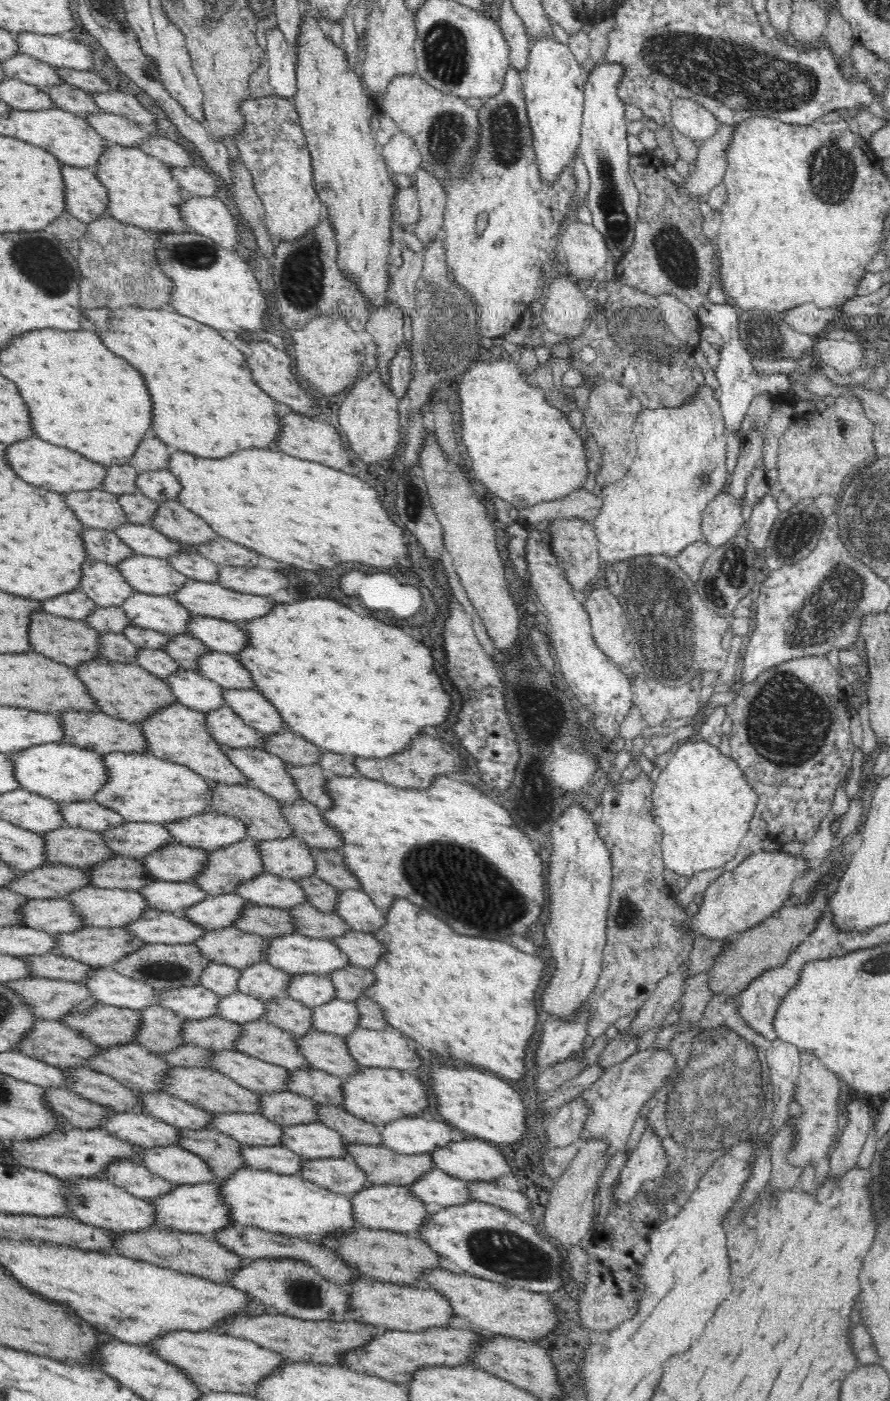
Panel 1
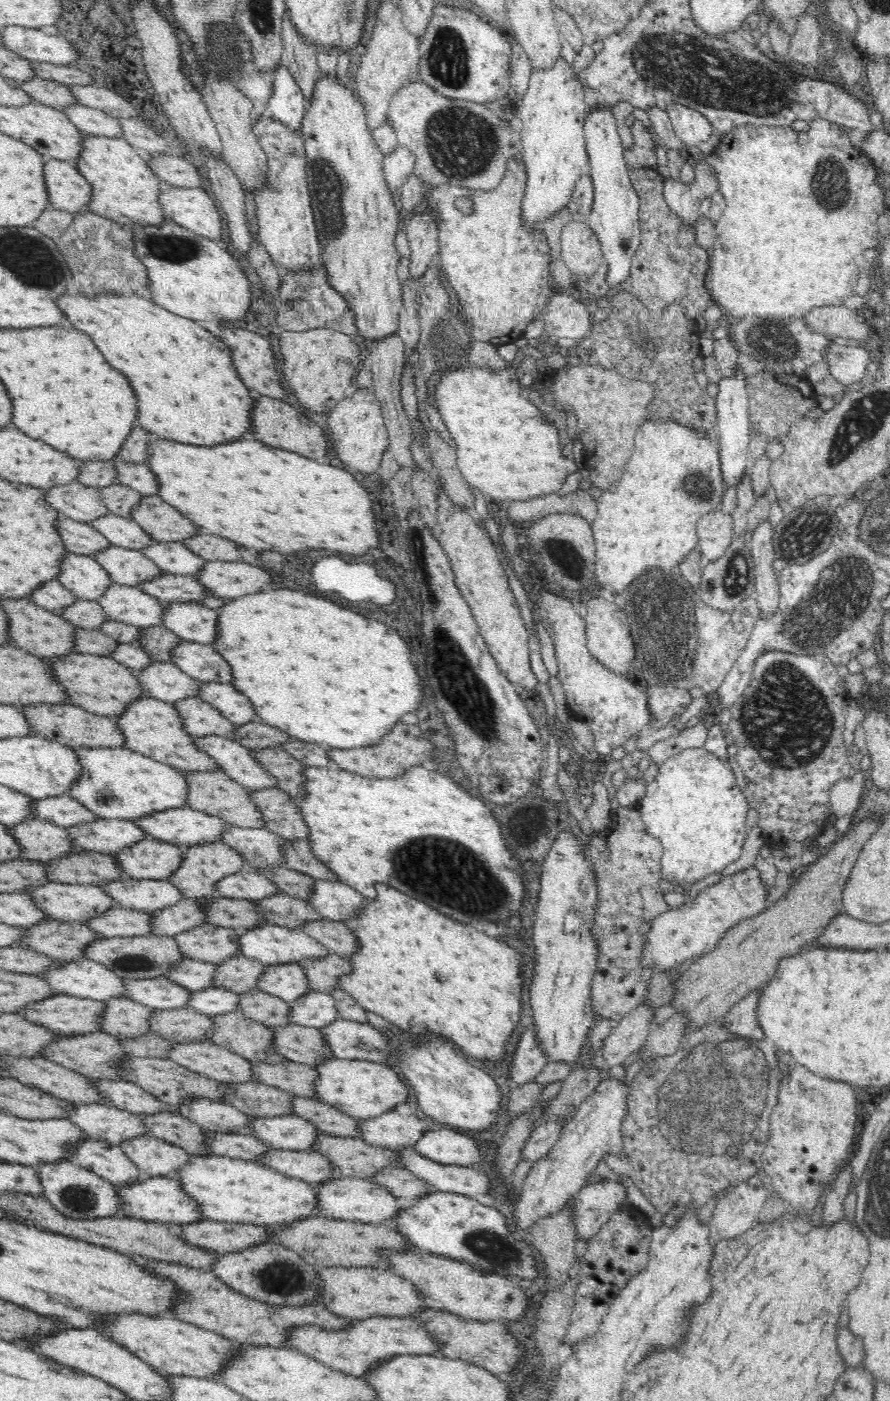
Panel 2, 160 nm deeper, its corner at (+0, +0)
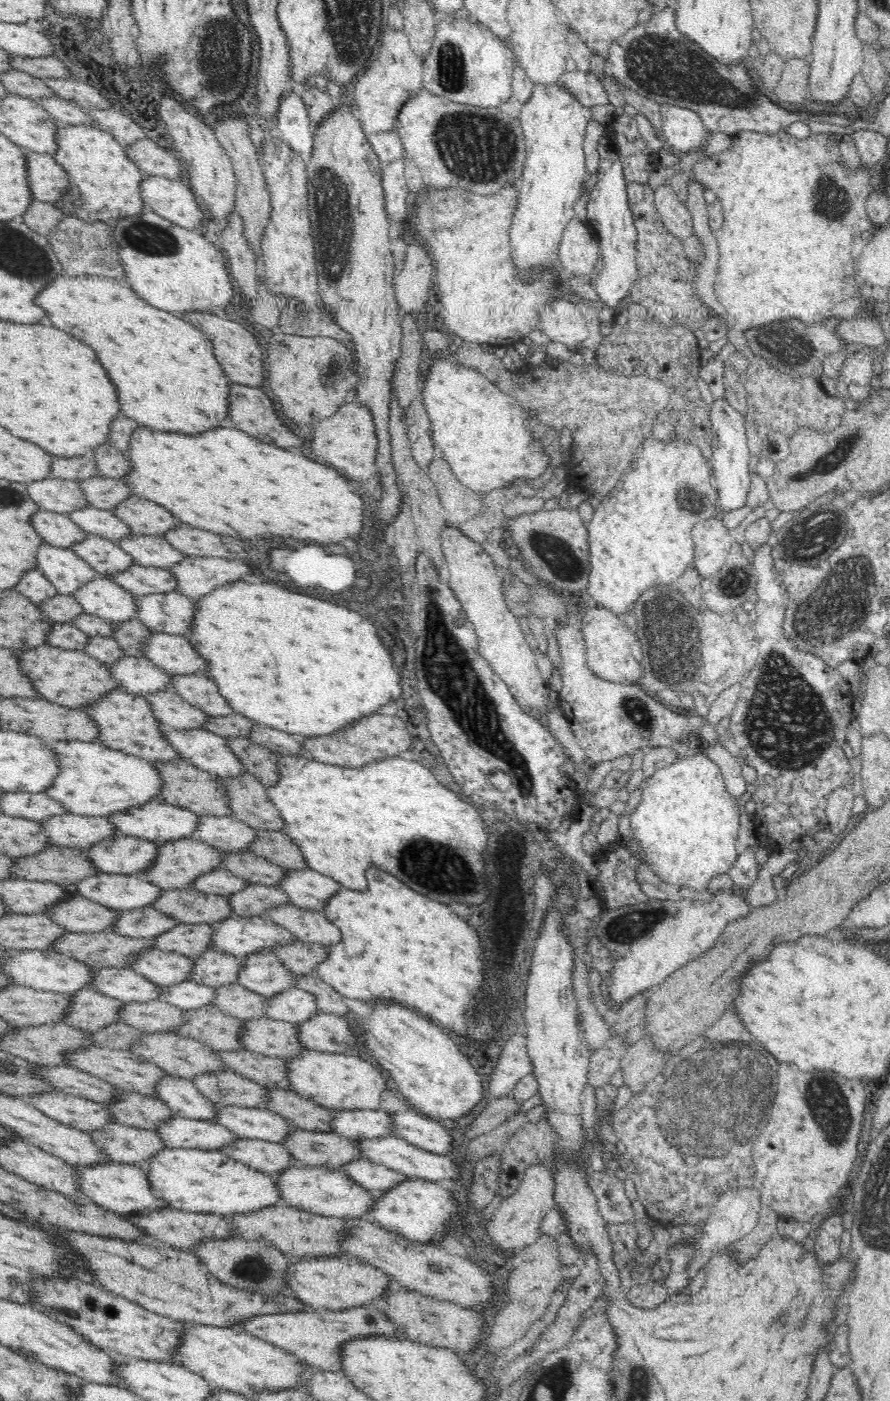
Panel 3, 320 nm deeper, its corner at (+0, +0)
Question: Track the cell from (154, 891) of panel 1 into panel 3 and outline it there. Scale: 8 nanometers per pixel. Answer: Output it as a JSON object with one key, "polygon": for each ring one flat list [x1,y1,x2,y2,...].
{"polygon":[[96,873,72,888,76,895,116,912,149,907,163,894,139,874]]}

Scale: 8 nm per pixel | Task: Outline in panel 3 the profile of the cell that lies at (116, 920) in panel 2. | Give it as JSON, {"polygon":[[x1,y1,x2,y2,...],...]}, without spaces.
{"polygon":[[80,895,53,905,45,911,55,924,74,933,100,933,110,930,118,912,91,902]]}

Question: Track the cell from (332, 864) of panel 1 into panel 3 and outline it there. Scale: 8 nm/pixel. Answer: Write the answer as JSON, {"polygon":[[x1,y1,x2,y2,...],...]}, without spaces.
{"polygon":[[254,829,254,840,250,842,247,852,252,852,268,861,279,865,282,869,308,869,298,845,290,839,288,833,270,829]]}

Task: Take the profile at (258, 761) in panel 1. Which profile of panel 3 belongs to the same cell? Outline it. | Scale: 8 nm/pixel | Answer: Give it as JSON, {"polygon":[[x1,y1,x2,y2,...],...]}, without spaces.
{"polygon":[[162,727,160,733,178,753,178,758,190,761,196,768,209,774,238,776,246,771,220,735,204,728]]}

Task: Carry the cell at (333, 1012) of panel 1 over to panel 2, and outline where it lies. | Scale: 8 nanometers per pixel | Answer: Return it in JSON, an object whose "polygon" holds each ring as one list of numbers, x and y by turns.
{"polygon":[[309,989,289,1004,288,1022,317,1029,339,1018,332,995]]}

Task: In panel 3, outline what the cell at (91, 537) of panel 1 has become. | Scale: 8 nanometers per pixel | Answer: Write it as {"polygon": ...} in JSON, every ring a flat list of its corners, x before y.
{"polygon":[[38,508,31,516,31,526,44,543,70,549,70,544,84,540,84,533,66,514]]}

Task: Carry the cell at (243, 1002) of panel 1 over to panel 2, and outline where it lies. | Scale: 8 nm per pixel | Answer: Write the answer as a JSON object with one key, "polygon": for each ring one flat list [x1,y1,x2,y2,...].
{"polygon":[[208,986,204,990,190,991,185,1007,208,1016,230,1014,237,1011,239,997,235,992,221,987]]}

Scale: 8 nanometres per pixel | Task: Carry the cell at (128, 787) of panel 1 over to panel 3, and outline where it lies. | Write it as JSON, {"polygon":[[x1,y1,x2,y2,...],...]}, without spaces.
{"polygon":[[51,741,50,749,58,763,58,774,44,793,60,803,68,813,106,817,156,800,162,777,152,762,108,748,100,742]]}

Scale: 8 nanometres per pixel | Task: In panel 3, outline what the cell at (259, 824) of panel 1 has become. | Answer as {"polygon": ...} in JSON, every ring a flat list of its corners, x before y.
{"polygon":[[180,758,156,760,152,762,152,765,158,769,160,777,162,777,162,788,156,794,156,800,195,812,197,815,230,817,226,791,218,781,209,777,211,774,196,768,190,761]]}

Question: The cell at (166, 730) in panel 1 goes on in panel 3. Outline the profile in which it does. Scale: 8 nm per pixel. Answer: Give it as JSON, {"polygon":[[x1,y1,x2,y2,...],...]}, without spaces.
{"polygon":[[118,688,102,694,98,702,86,704,80,710,83,710,88,718,96,723,96,727,98,727,96,742,149,762,178,759,178,753,162,737,162,733,160,733,162,726,154,719,150,703,141,695,133,695]]}

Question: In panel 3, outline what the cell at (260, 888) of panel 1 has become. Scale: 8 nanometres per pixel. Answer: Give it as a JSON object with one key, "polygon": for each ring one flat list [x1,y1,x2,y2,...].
{"polygon":[[215,869,198,876,193,881,192,887,201,893,223,895,224,897,243,890,249,882,235,876,232,872]]}

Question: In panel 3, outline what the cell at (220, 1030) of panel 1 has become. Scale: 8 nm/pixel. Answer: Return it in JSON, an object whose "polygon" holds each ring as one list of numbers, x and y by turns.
{"polygon":[[158,999,147,1002,128,1002,119,1011,119,1022,133,1025,139,1031,174,1032,184,1022,183,1010]]}

